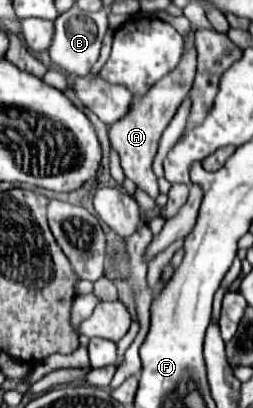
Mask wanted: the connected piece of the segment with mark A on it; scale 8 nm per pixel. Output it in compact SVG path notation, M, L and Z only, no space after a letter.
M192 27L184 35L184 53L182 53L182 61L178 63L178 69L174 69L174 73L168 73L166 77L156 81L150 87L150 93L146 93L146 97L132 97L130 113L122 117L122 121L110 127L110 143L120 155L124 175L132 179L140 189L144 189L150 197L158 197L160 193L156 175L152 171L152 159L156 155L158 141L162 137L162 131L168 127L174 113L178 111L180 103L188 95L194 81L194 73L196 73L196 49L194 49L194 27Z

